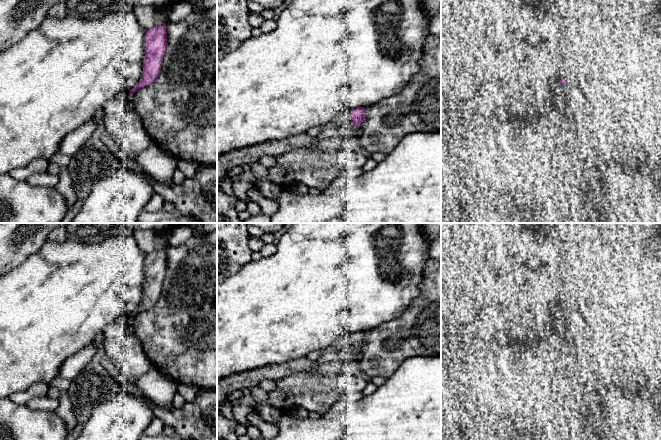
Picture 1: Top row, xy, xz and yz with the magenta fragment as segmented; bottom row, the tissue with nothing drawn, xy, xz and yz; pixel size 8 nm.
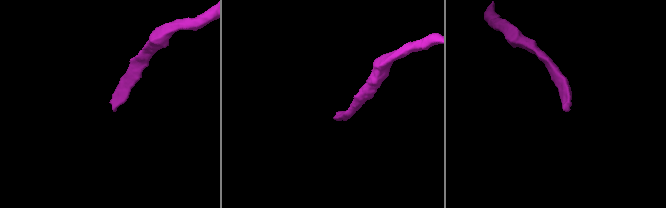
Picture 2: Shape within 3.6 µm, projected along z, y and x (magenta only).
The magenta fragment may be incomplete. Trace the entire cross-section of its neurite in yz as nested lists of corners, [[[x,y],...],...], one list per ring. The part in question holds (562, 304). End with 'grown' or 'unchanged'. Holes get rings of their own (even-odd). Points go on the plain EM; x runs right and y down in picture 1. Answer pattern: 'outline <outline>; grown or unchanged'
outline [[[562,302],[552,313],[549,328],[554,329],[559,335],[557,365],[564,369],[577,369],[580,364],[572,325],[568,320],[568,309]]]; grown

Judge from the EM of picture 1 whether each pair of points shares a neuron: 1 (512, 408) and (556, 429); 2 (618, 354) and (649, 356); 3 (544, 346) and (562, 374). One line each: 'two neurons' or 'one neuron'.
1: one neuron
2: two neurons
3: two neurons

